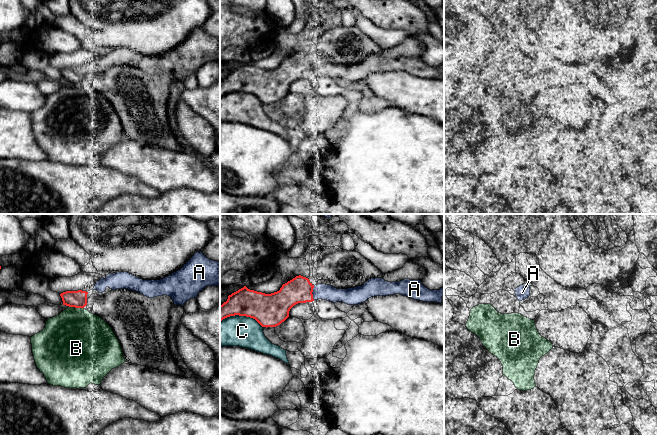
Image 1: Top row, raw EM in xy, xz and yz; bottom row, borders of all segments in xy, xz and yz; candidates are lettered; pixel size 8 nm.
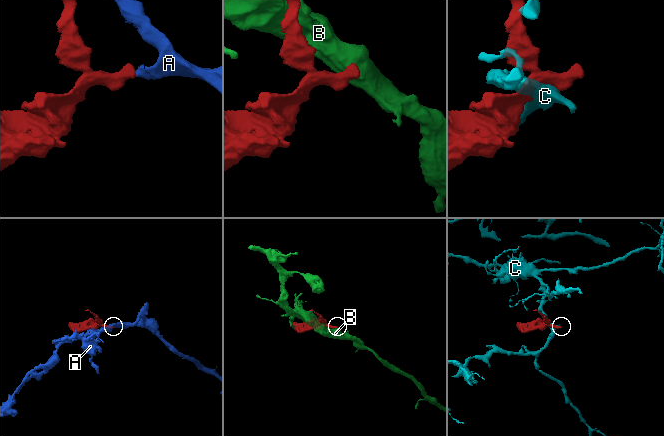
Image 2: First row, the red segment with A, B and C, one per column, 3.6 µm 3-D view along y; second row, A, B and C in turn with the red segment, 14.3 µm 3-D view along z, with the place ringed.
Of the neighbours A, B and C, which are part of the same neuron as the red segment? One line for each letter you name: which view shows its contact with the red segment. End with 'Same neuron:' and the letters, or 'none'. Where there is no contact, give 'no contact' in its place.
A: contact in xz
Same neuron: A

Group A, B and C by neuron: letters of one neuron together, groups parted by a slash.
A / B / C

